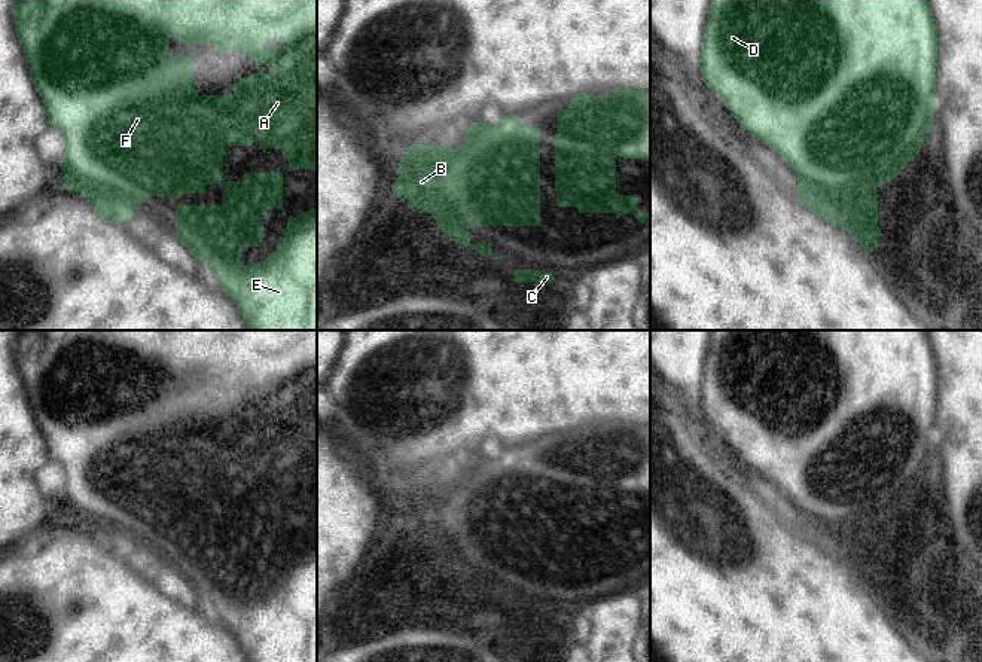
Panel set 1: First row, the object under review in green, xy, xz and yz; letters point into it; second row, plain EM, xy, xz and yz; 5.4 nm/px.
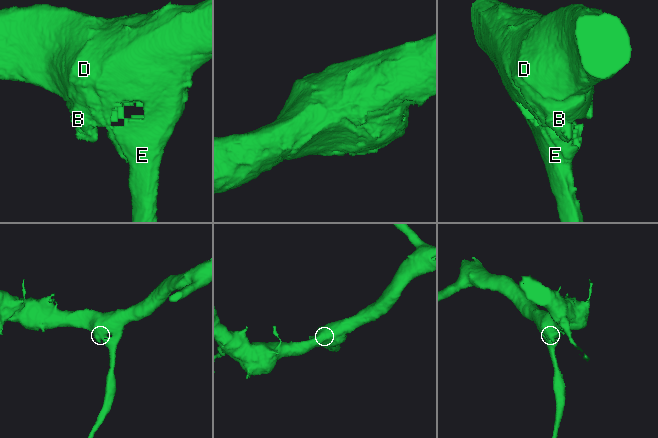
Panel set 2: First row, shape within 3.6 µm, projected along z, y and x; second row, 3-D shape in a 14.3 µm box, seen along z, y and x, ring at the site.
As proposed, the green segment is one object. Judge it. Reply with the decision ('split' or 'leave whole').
leave whole

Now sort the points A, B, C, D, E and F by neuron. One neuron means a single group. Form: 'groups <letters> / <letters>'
groups A B C D E F

